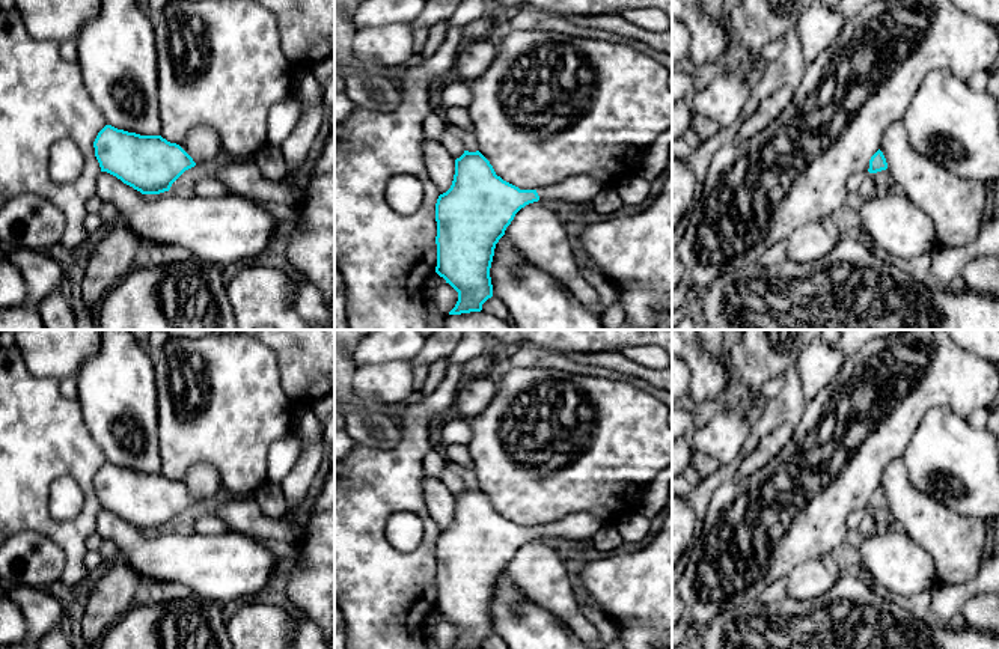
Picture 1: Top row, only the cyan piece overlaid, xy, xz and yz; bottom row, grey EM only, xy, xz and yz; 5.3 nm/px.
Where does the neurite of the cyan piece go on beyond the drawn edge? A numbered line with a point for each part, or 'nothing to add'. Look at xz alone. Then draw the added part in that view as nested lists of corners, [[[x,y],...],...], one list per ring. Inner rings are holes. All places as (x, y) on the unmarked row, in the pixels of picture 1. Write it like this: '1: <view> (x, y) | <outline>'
1: xz (580, 526) | [[[580,512],[565,516],[564,520],[539,524],[536,530],[539,536],[564,538],[571,541],[582,541],[594,538],[594,535],[604,526],[604,523],[591,513]]]

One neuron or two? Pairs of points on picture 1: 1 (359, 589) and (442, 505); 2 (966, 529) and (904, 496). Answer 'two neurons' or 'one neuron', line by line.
1: two neurons
2: one neuron

